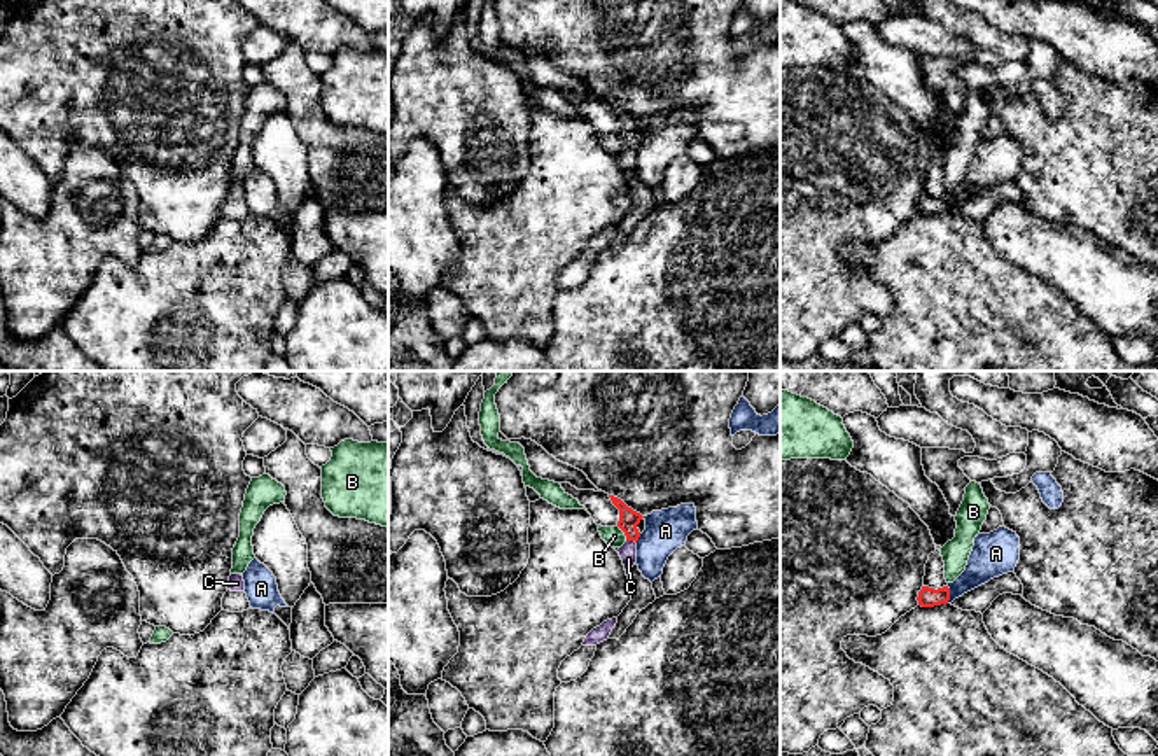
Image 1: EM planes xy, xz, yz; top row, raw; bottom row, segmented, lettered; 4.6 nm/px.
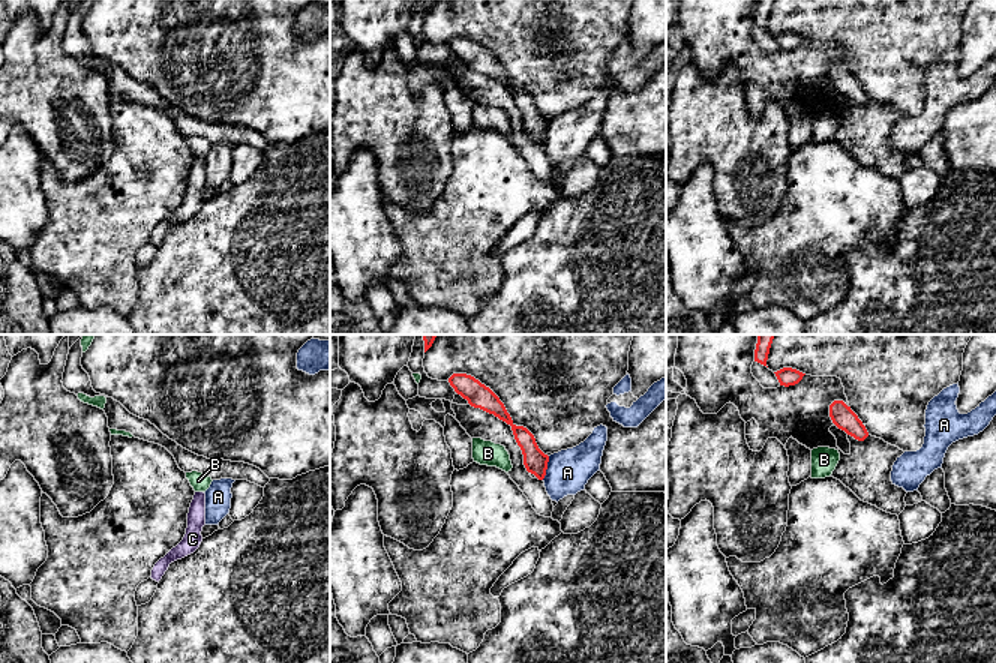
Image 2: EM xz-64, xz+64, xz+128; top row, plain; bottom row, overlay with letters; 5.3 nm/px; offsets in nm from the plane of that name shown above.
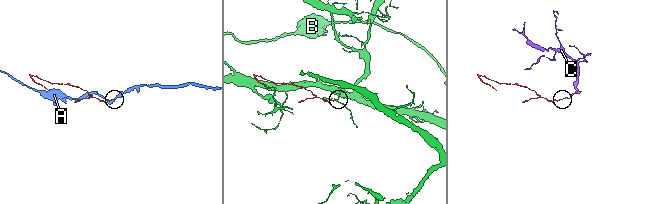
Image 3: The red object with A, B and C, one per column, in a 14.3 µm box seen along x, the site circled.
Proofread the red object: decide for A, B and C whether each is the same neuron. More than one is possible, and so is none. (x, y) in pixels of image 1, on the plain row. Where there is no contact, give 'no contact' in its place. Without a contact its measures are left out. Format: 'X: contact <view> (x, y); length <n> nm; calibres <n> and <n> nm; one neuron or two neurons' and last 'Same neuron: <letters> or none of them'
A: contact yz (948, 202); length 90 nm; calibres 100 and 180 nm; two neurons
B: contact xz (623, 139); length 80 nm; calibres 90 and 90 nm; two neurons
C: contact xz (632, 147); length 50 nm; calibres 90 and 80 nm; one neuron
Same neuron: C

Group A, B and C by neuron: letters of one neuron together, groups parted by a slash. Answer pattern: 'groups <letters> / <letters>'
groups A / B / C

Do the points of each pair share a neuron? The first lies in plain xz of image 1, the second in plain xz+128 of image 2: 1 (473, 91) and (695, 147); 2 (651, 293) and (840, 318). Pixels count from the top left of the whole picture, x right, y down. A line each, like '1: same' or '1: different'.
1: same
2: same

